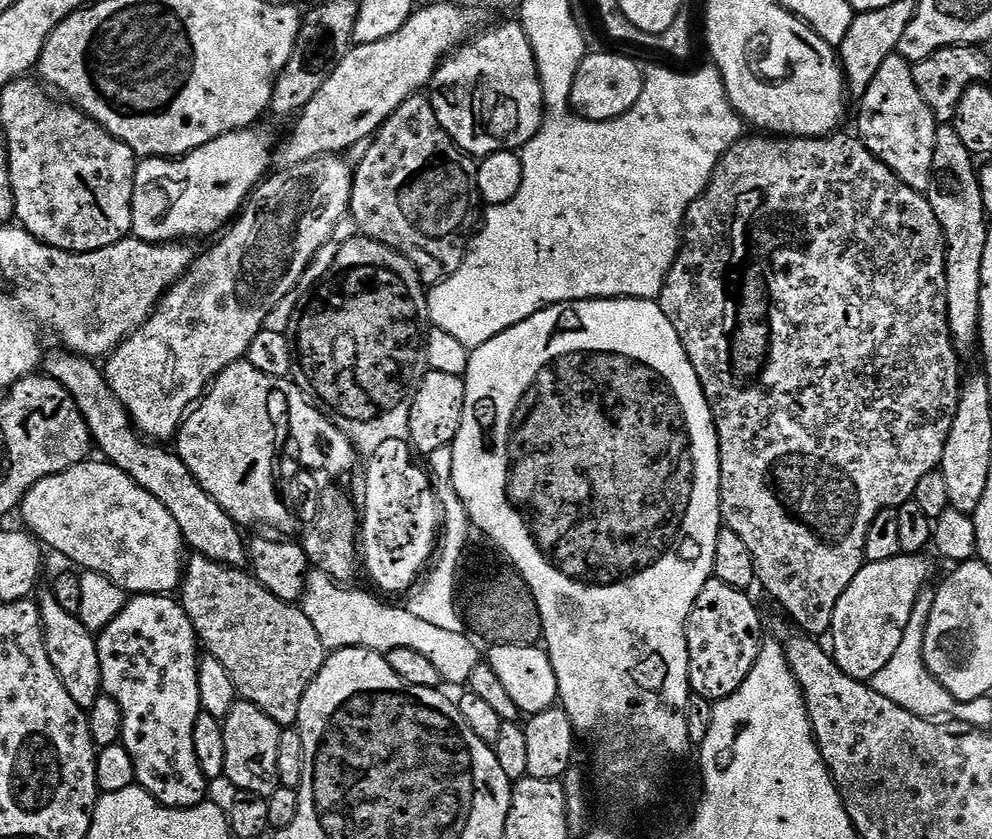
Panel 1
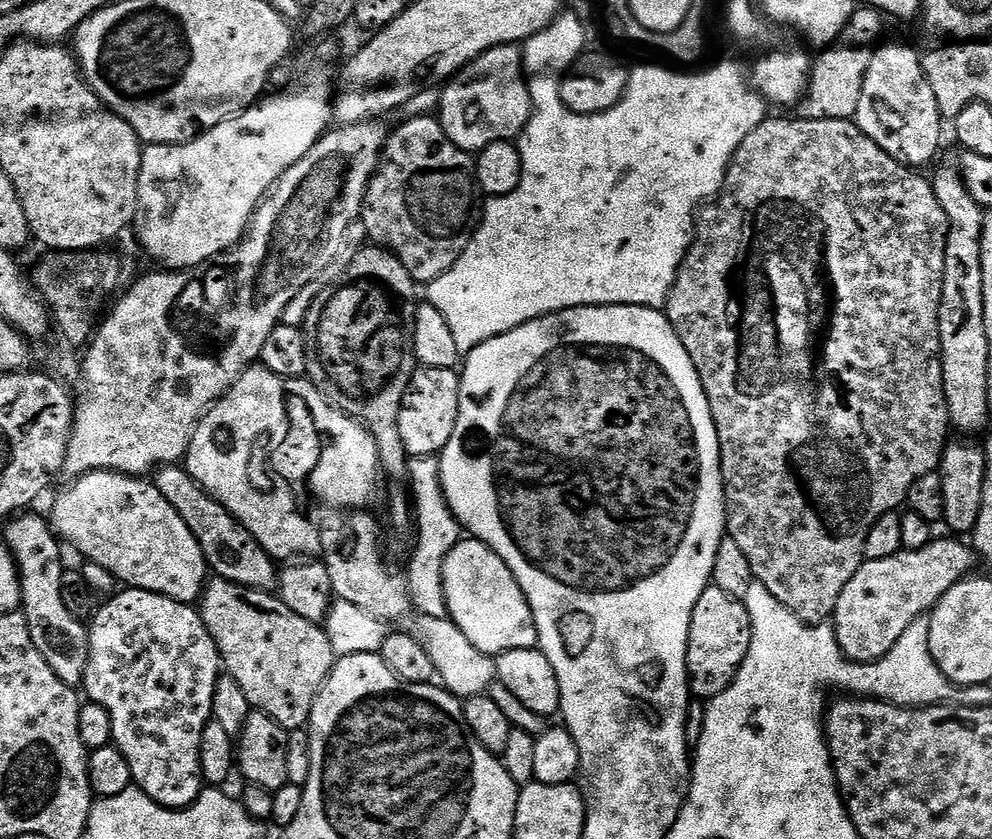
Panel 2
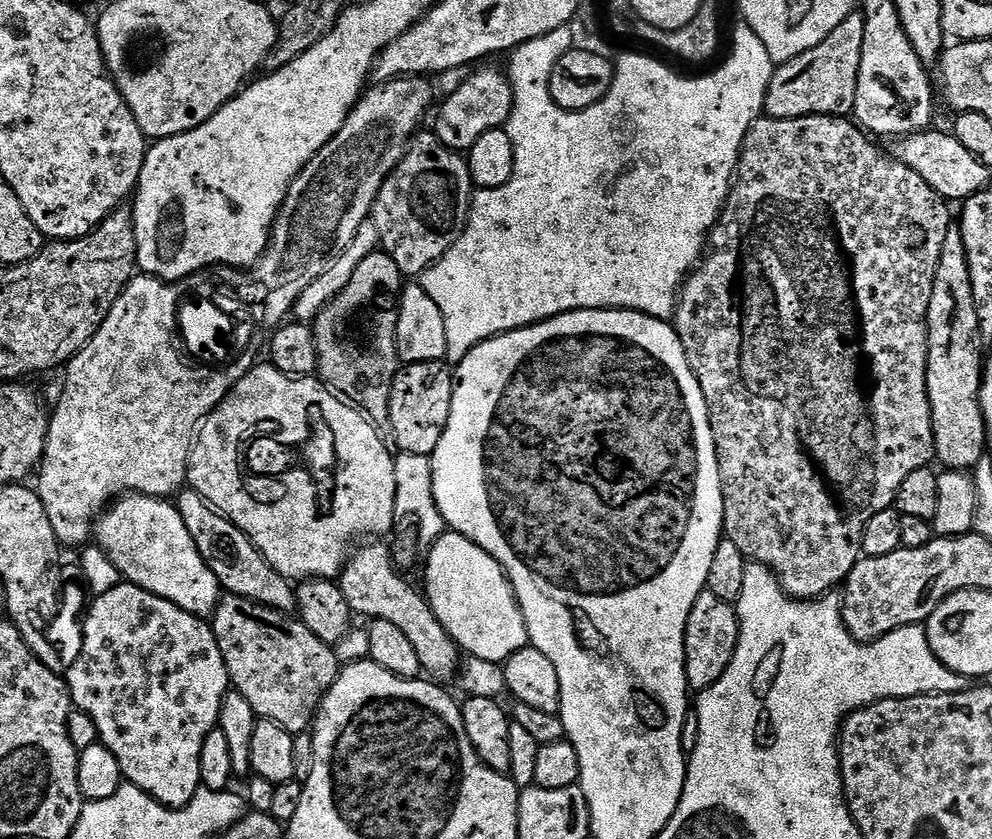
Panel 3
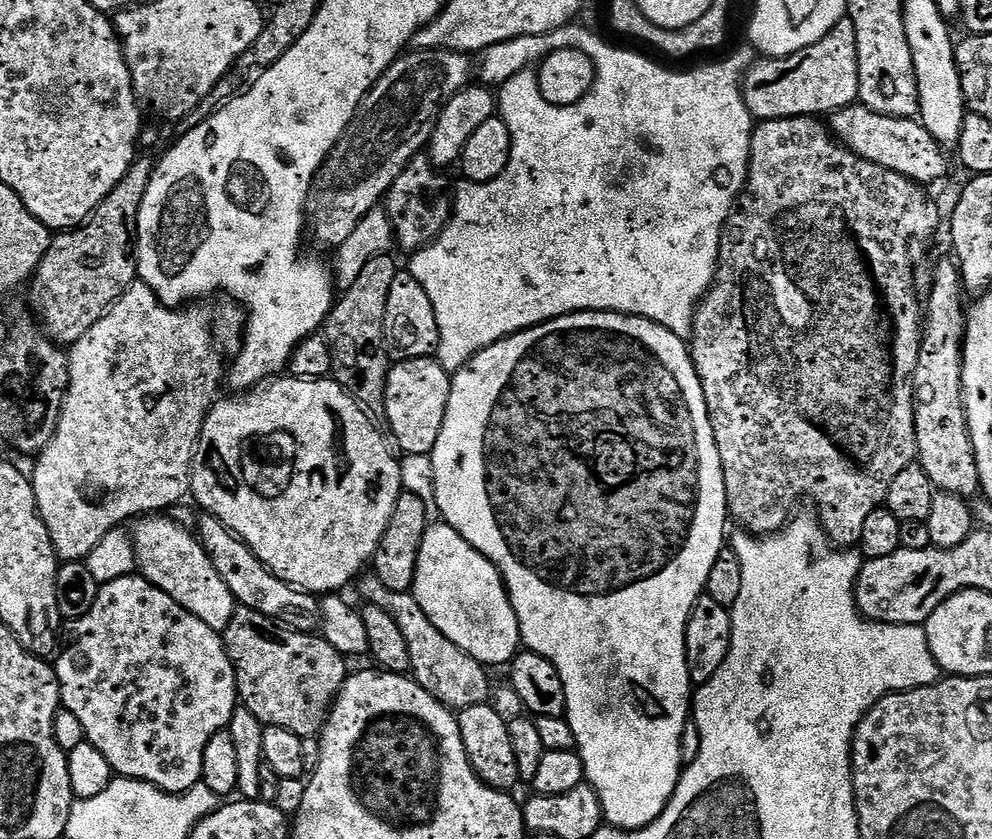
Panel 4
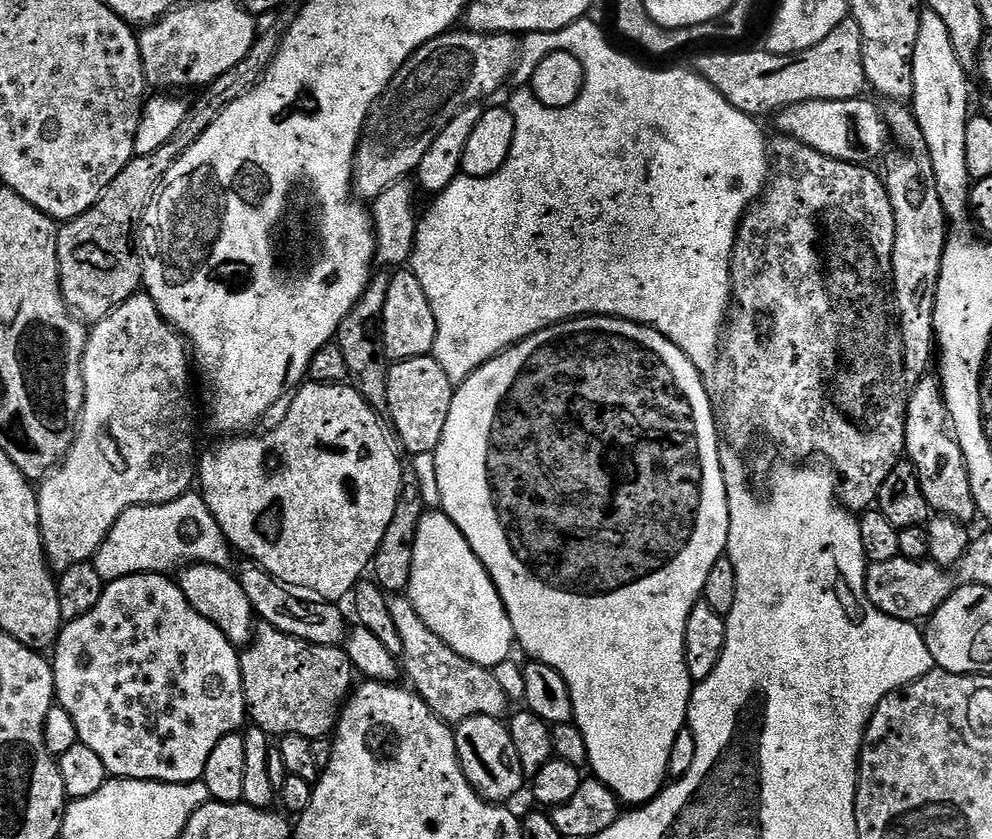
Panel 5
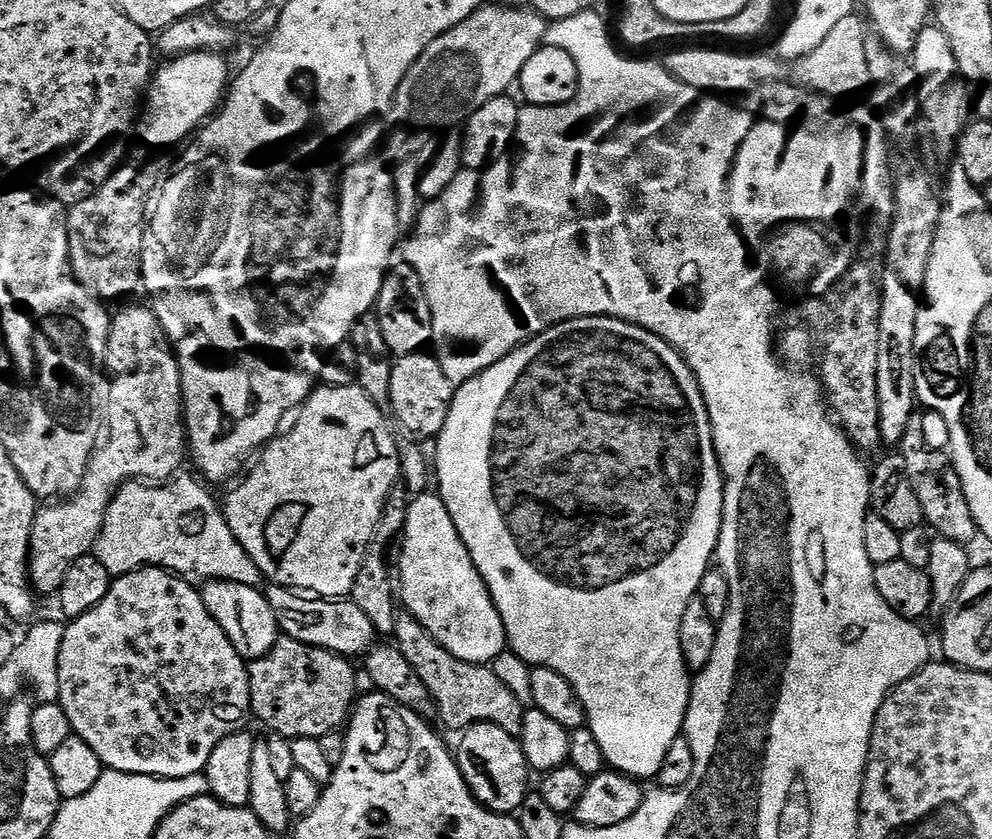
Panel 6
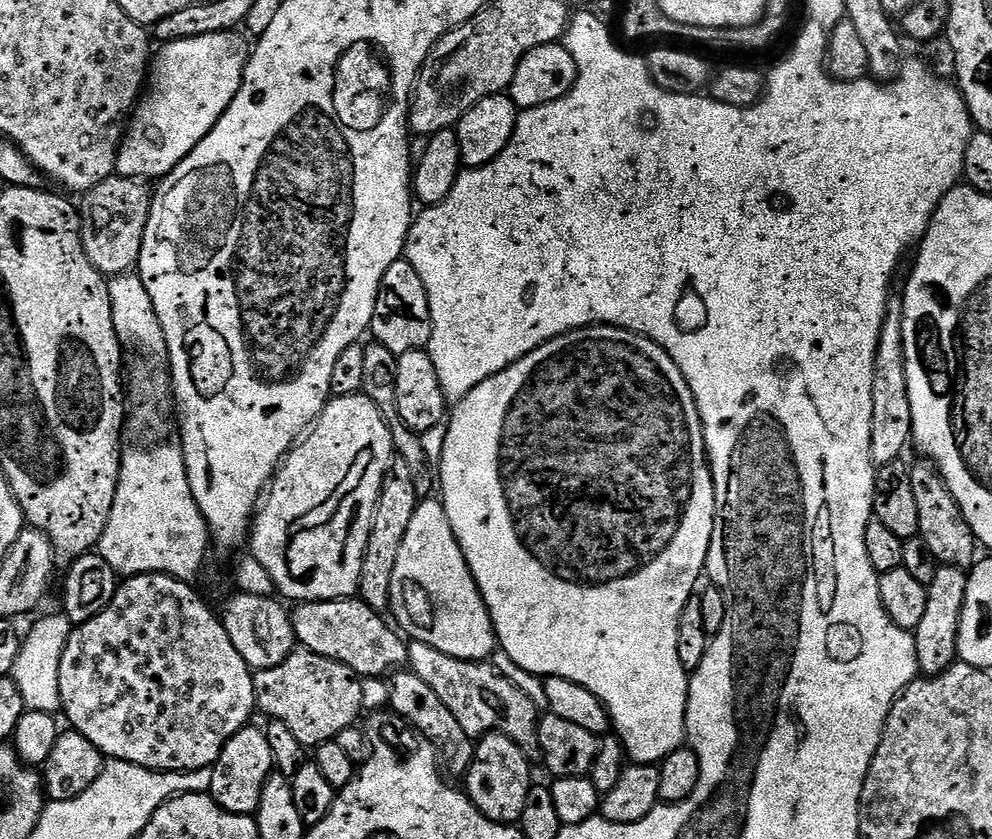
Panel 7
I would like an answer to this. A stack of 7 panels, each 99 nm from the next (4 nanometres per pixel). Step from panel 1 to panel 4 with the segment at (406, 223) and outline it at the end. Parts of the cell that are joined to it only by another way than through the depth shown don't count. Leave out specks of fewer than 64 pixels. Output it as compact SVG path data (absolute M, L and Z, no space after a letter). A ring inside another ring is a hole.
M421 154L413 160L409 160L408 164L402 170L402 174L398 174L398 178L394 178L394 182L390 186L386 199L383 201L382 207L388 212L389 222L392 223L392 230L395 236L395 247L401 248L405 254L413 252L421 252L426 245L434 243L442 234L442 230L452 218L452 201L454 199L453 185L448 185L448 180L443 171L437 168L427 155Z

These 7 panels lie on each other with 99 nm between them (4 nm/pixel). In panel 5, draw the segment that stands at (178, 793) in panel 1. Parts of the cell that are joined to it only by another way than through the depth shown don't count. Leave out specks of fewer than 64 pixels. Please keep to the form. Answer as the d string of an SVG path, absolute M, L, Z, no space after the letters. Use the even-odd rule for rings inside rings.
M139 572L133 576L123 576L117 580L105 583L104 593L102 598L98 598L98 606L94 606L94 610L90 610L86 614L82 614L82 618L77 620L69 620L60 629L60 636L56 639L54 645L54 653L50 663L52 673L56 679L56 700L59 707L66 709L70 714L70 718L74 718L74 726L80 735L79 743L90 746L90 750L94 750L94 754L98 754L98 758L102 758L102 762L106 766L109 774L116 778L125 780L157 780L159 784L189 784L195 780L204 779L204 771L206 770L206 758L210 758L210 753L214 751L214 746L218 746L218 742L223 736L236 734L245 727L246 724L246 709L244 707L244 687L242 686L242 670L240 669L240 652L237 645L229 642L226 634L222 634L222 630L218 630L218 626L214 626L214 622L210 622L206 618L202 618L202 614L198 614L198 610L194 610L194 606L190 606L190 602L186 602L186 594L182 594L179 583L175 579L167 580L167 575L158 572Z

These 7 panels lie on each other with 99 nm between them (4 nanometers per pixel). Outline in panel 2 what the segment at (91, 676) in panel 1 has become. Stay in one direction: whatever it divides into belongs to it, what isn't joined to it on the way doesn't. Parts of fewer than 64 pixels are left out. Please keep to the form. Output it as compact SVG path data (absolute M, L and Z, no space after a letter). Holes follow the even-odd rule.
M20 514L15 518L7 521L8 529L4 532L3 543L12 552L12 557L16 559L16 565L20 571L20 585L22 586L22 611L26 622L30 626L30 634L34 638L34 646L38 646L38 650L42 654L42 658L46 658L46 662L50 662L50 670L54 670L54 674L58 674L58 678L62 678L62 682L68 688L79 689L84 682L84 662L85 657L71 656L68 652L63 652L60 648L52 648L51 636L77 636L80 642L87 641L88 628L80 625L77 613L71 612L62 602L62 578L66 571L64 560L60 557L61 541L55 532L52 531L51 523L47 519L44 520L40 516L24 516L28 514Z

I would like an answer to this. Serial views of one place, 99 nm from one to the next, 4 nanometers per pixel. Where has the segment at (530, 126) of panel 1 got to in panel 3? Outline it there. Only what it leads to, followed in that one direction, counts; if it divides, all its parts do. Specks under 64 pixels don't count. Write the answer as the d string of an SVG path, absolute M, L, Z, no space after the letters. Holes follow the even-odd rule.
M484 68L476 72L465 84L460 84L452 92L452 97L440 108L434 131L447 148L467 150L486 134L486 130L504 128L512 113L512 87L503 71L495 72Z

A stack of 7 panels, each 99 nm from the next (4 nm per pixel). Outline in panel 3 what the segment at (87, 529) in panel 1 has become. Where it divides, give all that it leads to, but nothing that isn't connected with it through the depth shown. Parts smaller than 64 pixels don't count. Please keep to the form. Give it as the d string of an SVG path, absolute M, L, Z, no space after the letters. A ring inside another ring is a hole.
M125 494L96 521L94 540L127 583L137 584L201 618L211 617L220 605L222 589L218 578L198 554L198 546L194 546L194 538L190 538L175 503L158 496Z

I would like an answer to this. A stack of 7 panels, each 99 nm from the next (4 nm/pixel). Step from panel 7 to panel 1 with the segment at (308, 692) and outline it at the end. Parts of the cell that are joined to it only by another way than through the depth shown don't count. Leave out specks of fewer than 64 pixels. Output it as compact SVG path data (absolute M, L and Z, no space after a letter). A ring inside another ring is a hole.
M195 554L187 557L178 599L194 626L203 651L222 662L226 674L230 674L237 697L258 706L258 710L279 724L281 729L293 727L302 706L302 698L322 670L326 659L322 638L318 638L318 630L314 630L310 618L306 618L303 607L288 604L282 598L270 594L270 590L262 587L255 575L249 574L244 568L231 568L228 564L219 564Z

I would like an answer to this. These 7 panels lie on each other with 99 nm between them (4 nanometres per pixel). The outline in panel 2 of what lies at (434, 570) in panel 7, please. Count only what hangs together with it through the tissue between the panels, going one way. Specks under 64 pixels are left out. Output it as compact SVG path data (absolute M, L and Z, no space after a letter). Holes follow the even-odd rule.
M461 538L446 554L446 562L442 566L442 582L448 603L448 615L482 650L493 658L510 650L526 650L537 647L538 630L534 622L534 614L528 605L526 594L518 586L514 574L482 541L475 538Z

